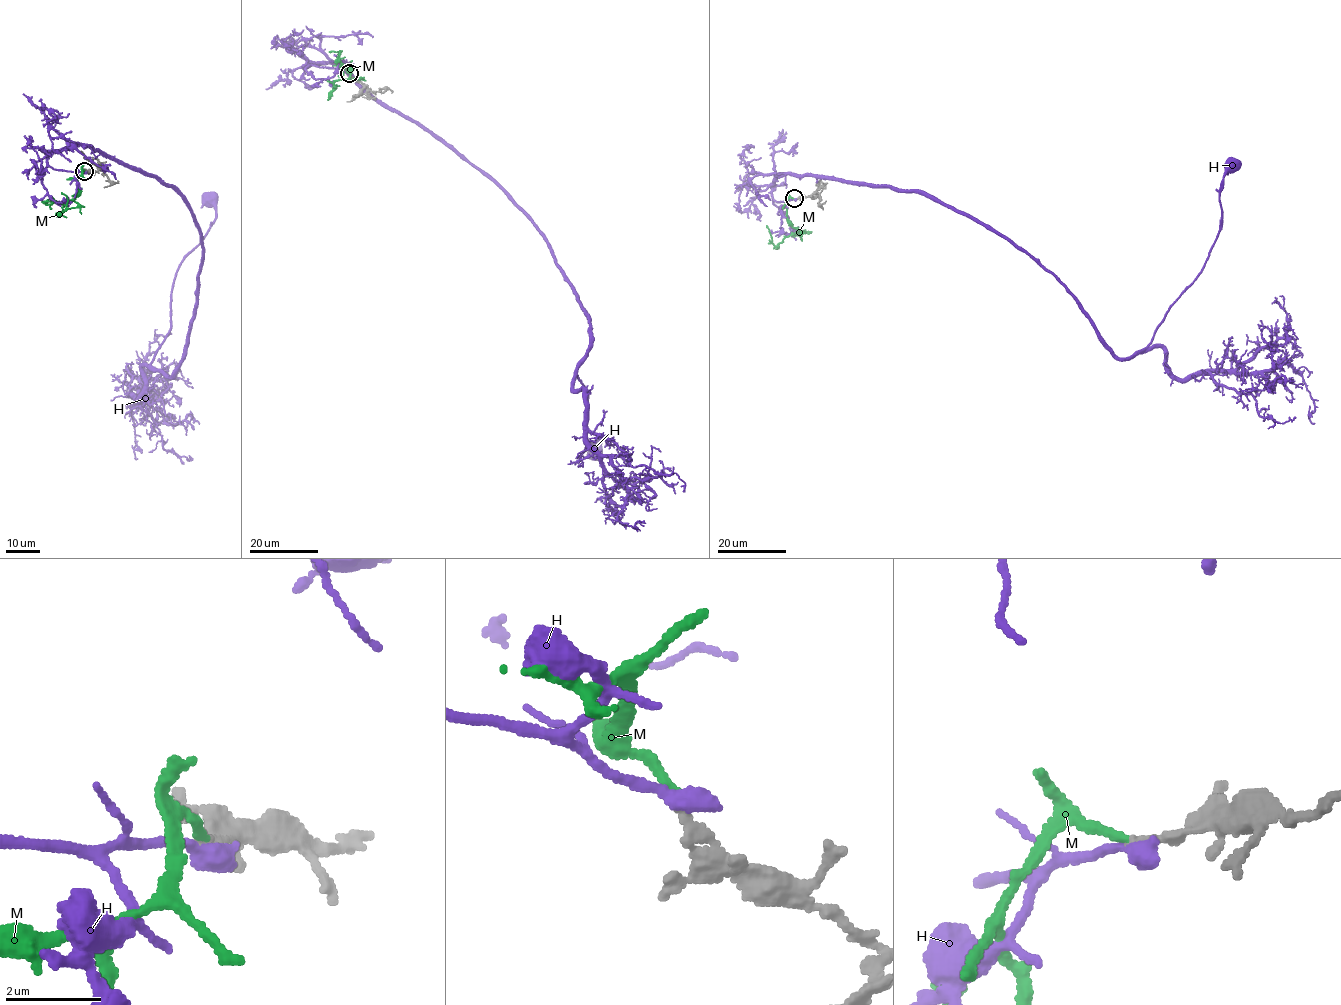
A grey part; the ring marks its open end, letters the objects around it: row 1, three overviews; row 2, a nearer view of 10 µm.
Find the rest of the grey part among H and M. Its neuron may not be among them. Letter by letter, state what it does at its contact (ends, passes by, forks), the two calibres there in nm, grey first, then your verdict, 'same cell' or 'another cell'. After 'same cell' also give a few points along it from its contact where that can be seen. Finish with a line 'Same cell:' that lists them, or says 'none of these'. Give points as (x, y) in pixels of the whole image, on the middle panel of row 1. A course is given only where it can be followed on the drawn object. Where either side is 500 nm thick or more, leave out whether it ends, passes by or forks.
H: it ends there; 240 nm thick on the grey side, 480 nm on the other; another cell
M: it ends there; 170 nm thick on the grey side, 180 nm on the other; same cell; it runs (349, 73), (345, 66), (350, 76), (342, 79), (340, 54), (329, 52)
Same cell: M

